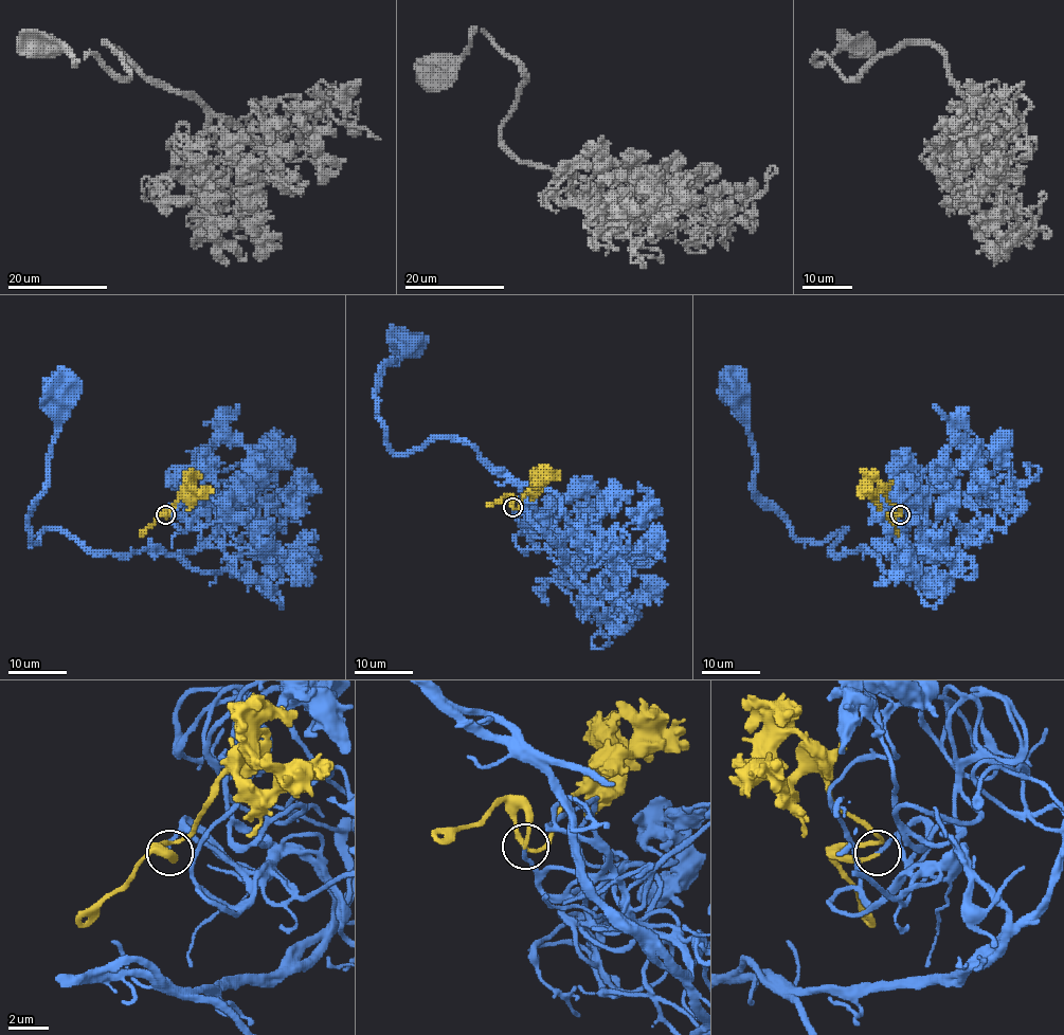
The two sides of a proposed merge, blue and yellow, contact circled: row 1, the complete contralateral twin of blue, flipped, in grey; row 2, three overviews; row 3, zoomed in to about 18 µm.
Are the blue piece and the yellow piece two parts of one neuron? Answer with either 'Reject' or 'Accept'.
Accept

